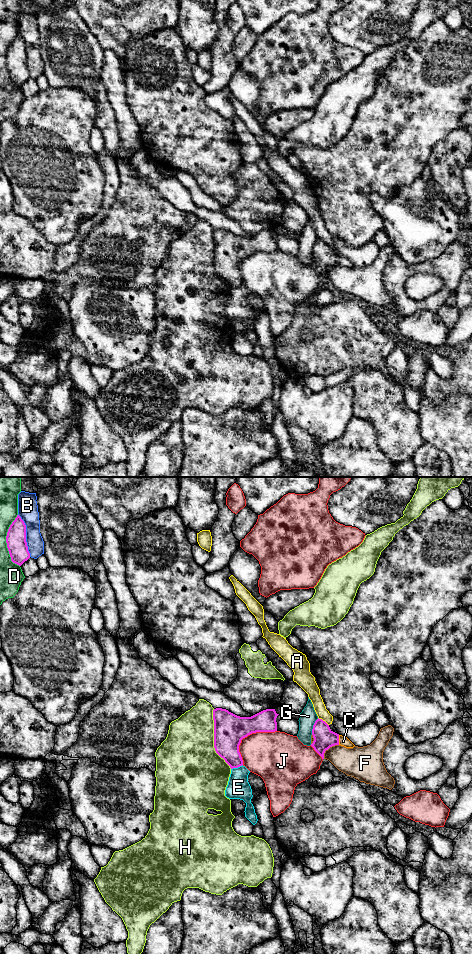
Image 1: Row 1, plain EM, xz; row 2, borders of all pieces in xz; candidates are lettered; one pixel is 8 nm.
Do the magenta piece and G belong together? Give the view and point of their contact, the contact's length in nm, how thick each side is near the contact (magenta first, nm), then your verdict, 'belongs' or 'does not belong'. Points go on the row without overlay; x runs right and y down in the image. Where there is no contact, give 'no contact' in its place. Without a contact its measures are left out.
contact xz (313, 246); length 150 nm; calibres 170 and 140 nm; does not belong

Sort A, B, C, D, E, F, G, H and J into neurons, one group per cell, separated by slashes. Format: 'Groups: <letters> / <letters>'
Groups: A / B / C / D / E / F / G / H / J

